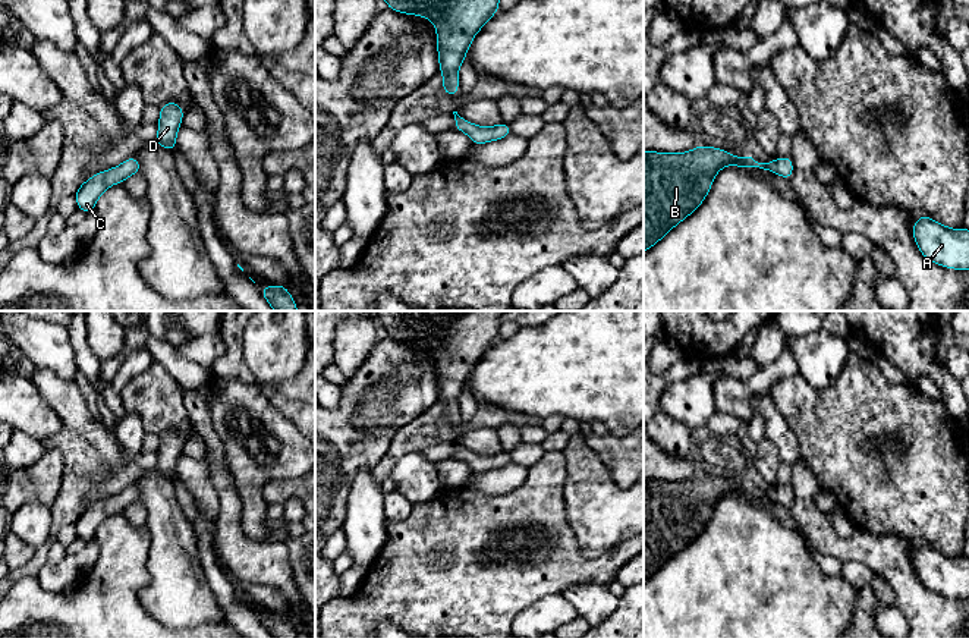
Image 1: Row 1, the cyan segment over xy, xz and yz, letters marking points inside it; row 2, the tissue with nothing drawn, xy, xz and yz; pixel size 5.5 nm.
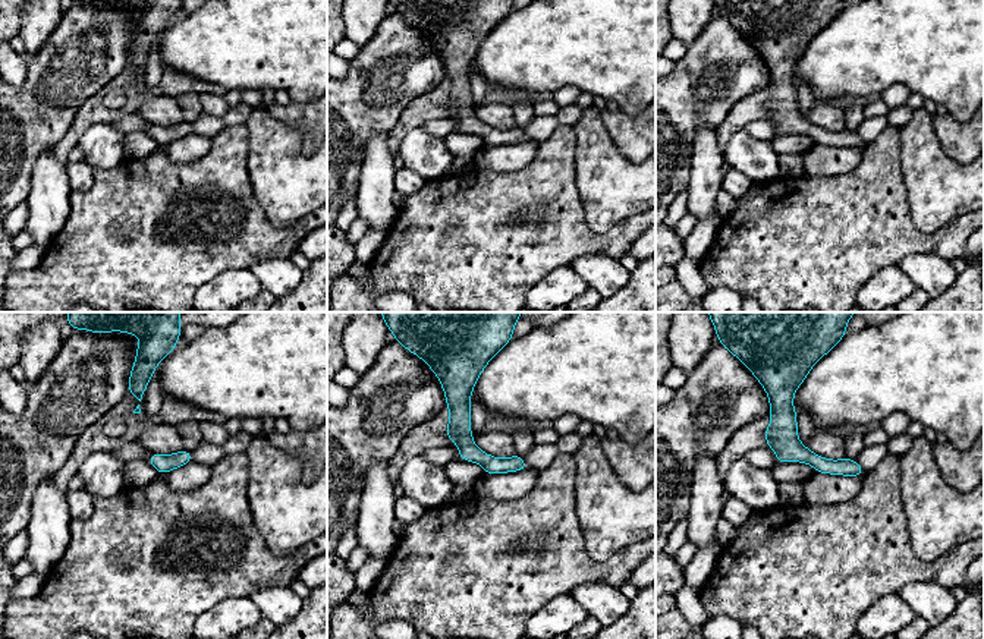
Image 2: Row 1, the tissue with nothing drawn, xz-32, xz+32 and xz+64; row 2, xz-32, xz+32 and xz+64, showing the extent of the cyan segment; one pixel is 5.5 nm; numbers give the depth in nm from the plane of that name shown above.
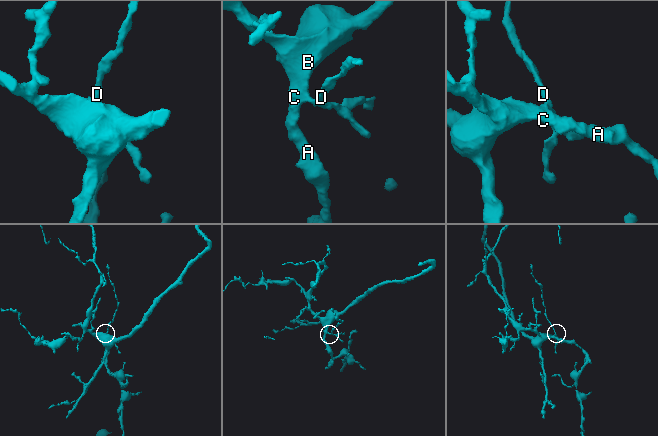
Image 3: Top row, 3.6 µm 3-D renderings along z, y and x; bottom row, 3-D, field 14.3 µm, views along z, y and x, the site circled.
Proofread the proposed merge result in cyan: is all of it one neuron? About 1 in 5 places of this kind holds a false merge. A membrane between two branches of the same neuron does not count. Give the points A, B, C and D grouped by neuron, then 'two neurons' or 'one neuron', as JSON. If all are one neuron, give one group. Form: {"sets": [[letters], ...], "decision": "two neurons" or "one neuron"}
{"sets": [["A", "B", "C", "D"]], "decision": "one neuron"}

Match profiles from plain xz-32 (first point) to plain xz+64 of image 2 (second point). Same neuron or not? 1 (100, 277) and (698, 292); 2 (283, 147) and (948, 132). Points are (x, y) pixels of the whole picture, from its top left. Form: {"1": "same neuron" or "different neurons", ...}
{"1": "different neurons", "2": "different neurons"}

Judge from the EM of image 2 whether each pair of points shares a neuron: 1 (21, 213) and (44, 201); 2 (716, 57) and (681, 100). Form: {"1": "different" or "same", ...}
{"1": "different", "2": "same"}

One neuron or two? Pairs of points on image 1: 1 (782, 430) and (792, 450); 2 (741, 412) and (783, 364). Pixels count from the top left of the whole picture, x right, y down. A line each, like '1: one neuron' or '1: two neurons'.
1: one neuron
2: one neuron

